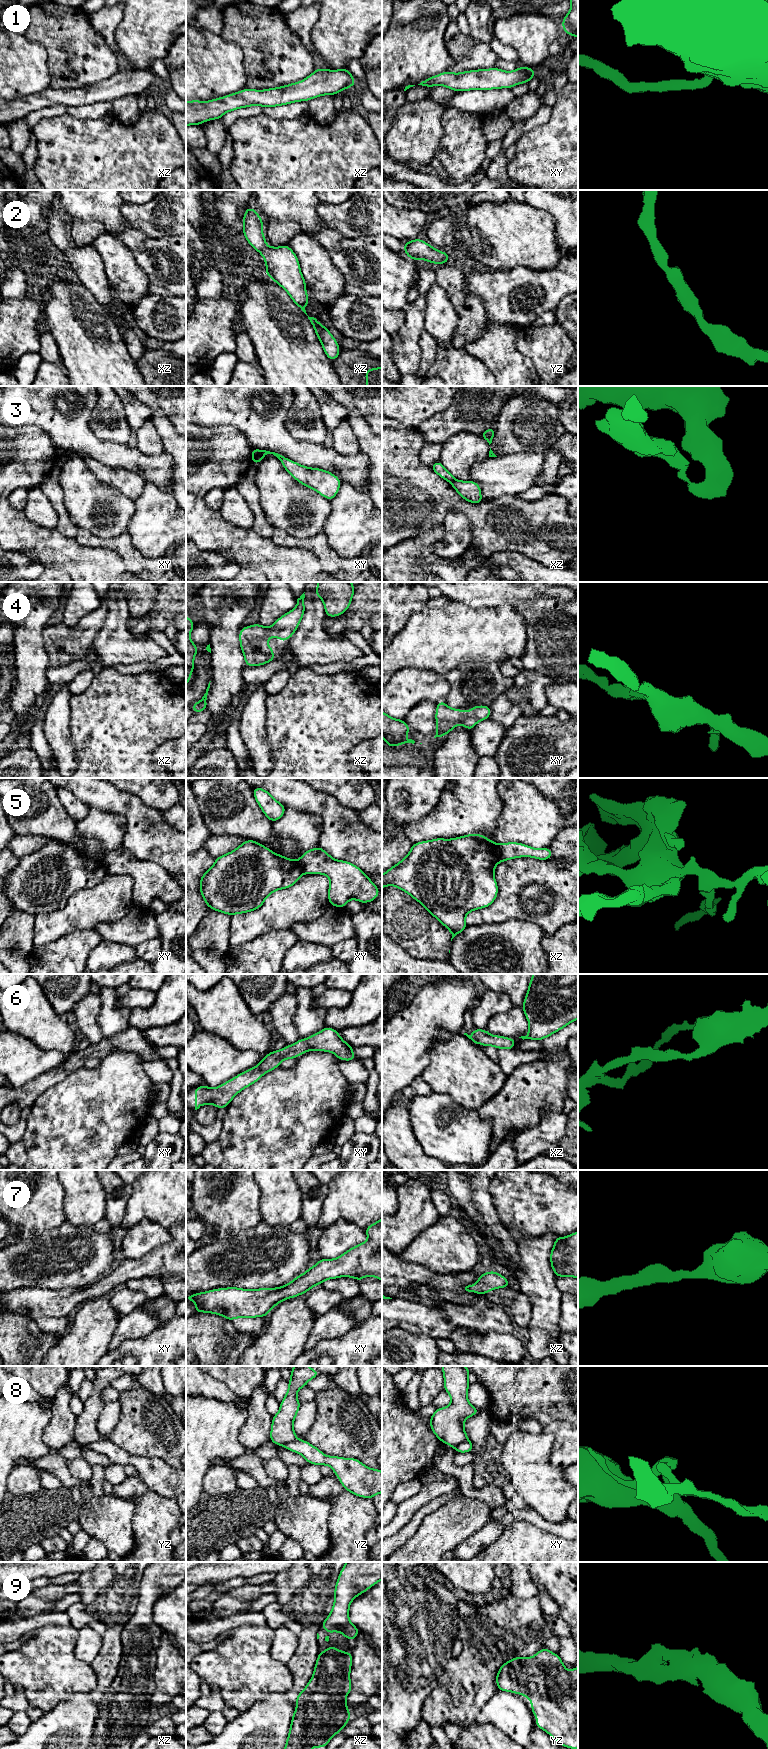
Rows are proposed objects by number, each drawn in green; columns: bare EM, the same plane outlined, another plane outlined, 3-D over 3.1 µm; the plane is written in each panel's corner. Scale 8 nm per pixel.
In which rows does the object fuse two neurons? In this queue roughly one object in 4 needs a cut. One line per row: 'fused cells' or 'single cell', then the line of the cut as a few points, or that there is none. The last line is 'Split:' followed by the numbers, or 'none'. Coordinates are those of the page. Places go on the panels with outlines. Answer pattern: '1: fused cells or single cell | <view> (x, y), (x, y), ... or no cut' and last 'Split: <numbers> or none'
1: single cell | no cut
2: single cell | no cut
3: fused cells | xy (258, 450), (254, 462)
4: single cell | no cut
5: fused cells | xz (496, 844), (500, 861)
6: single cell | no cut
7: single cell | no cut
8: fused cells | yz (296, 1439), (282, 1444)
9: single cell | no cut
Split: 3, 5, 8

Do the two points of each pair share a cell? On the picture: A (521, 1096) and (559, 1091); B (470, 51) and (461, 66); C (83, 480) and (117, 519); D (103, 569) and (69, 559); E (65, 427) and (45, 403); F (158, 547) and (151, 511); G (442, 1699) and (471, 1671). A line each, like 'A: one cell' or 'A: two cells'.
A: one cell
B: one cell
C: one cell
D: one cell
E: one cell
F: one cell
G: one cell

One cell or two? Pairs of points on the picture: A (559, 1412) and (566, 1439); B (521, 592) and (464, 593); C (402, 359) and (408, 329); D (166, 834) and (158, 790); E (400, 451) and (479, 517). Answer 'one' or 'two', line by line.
A: two
B: one
C: one
D: two
E: one

